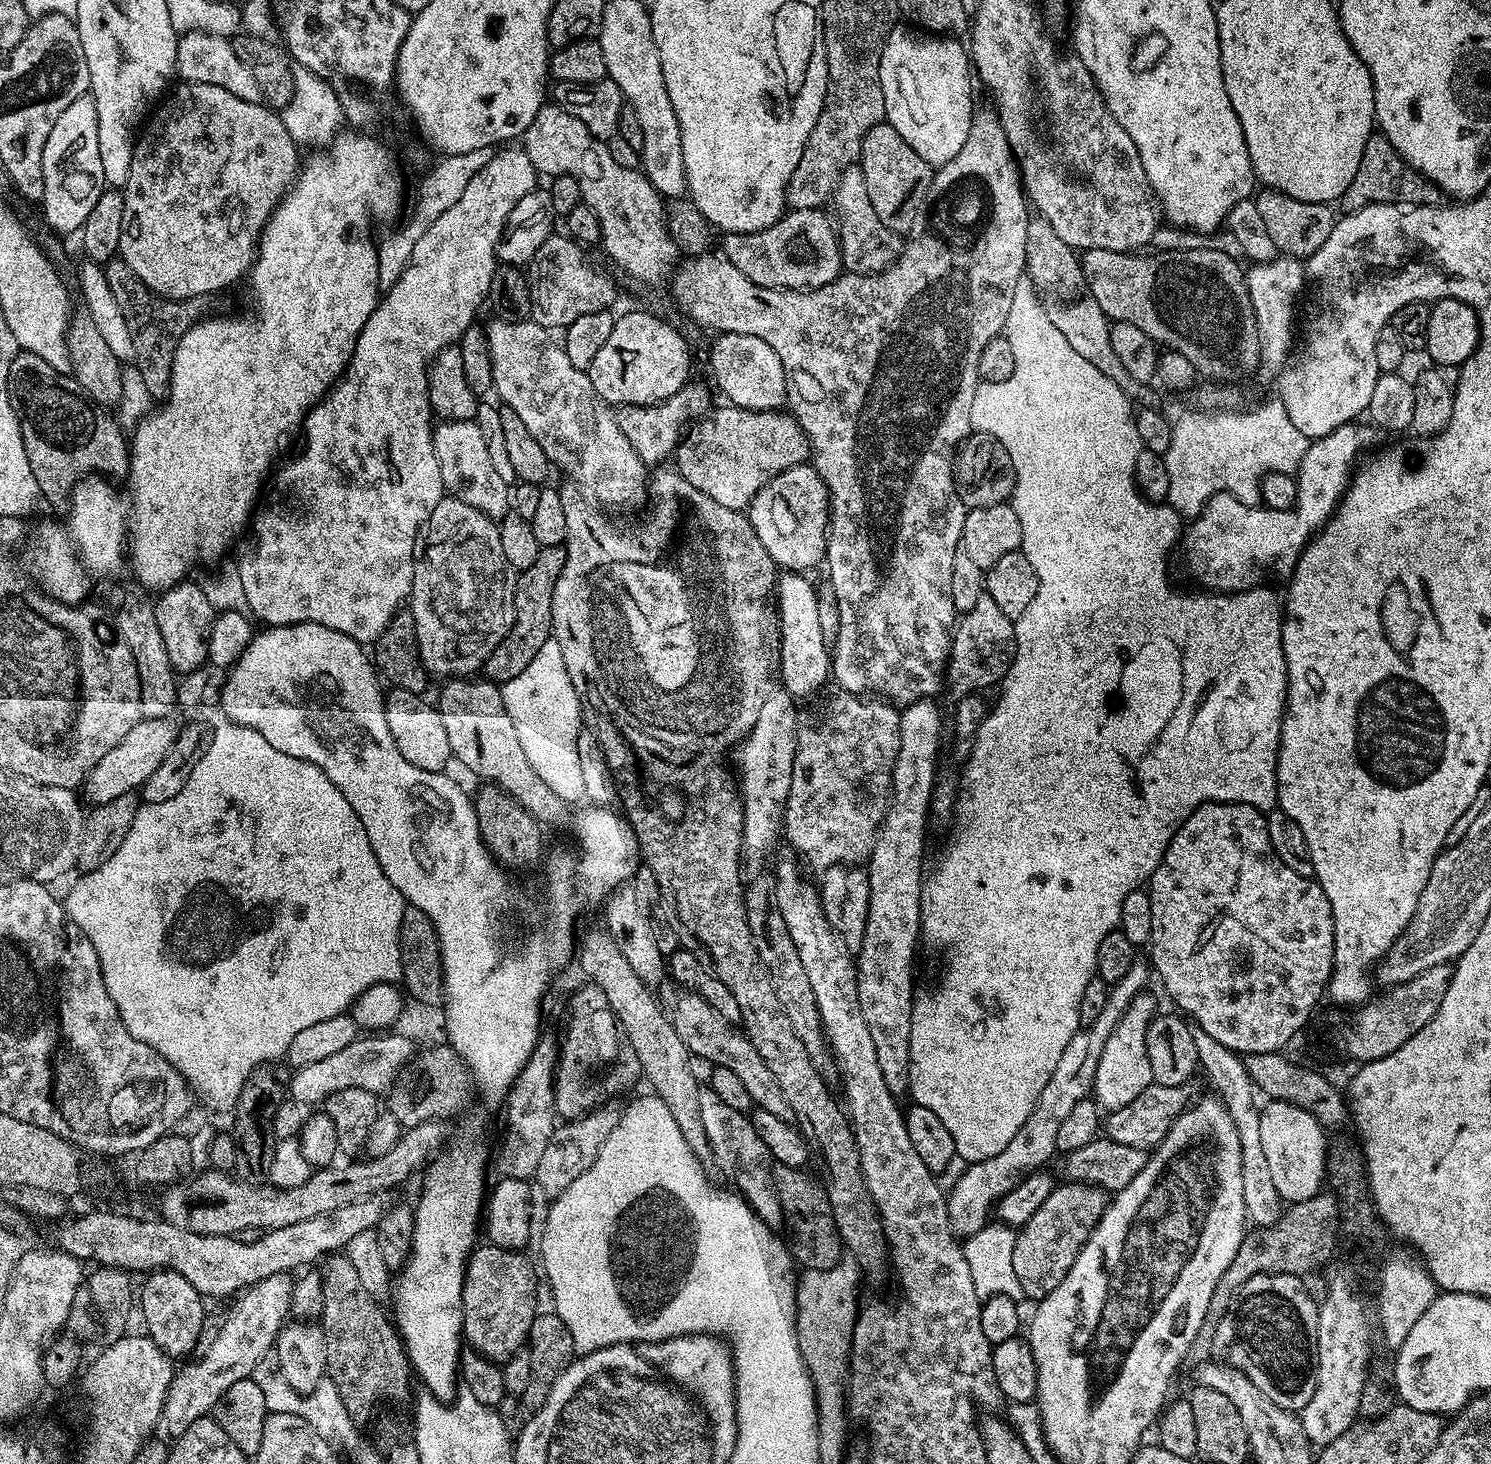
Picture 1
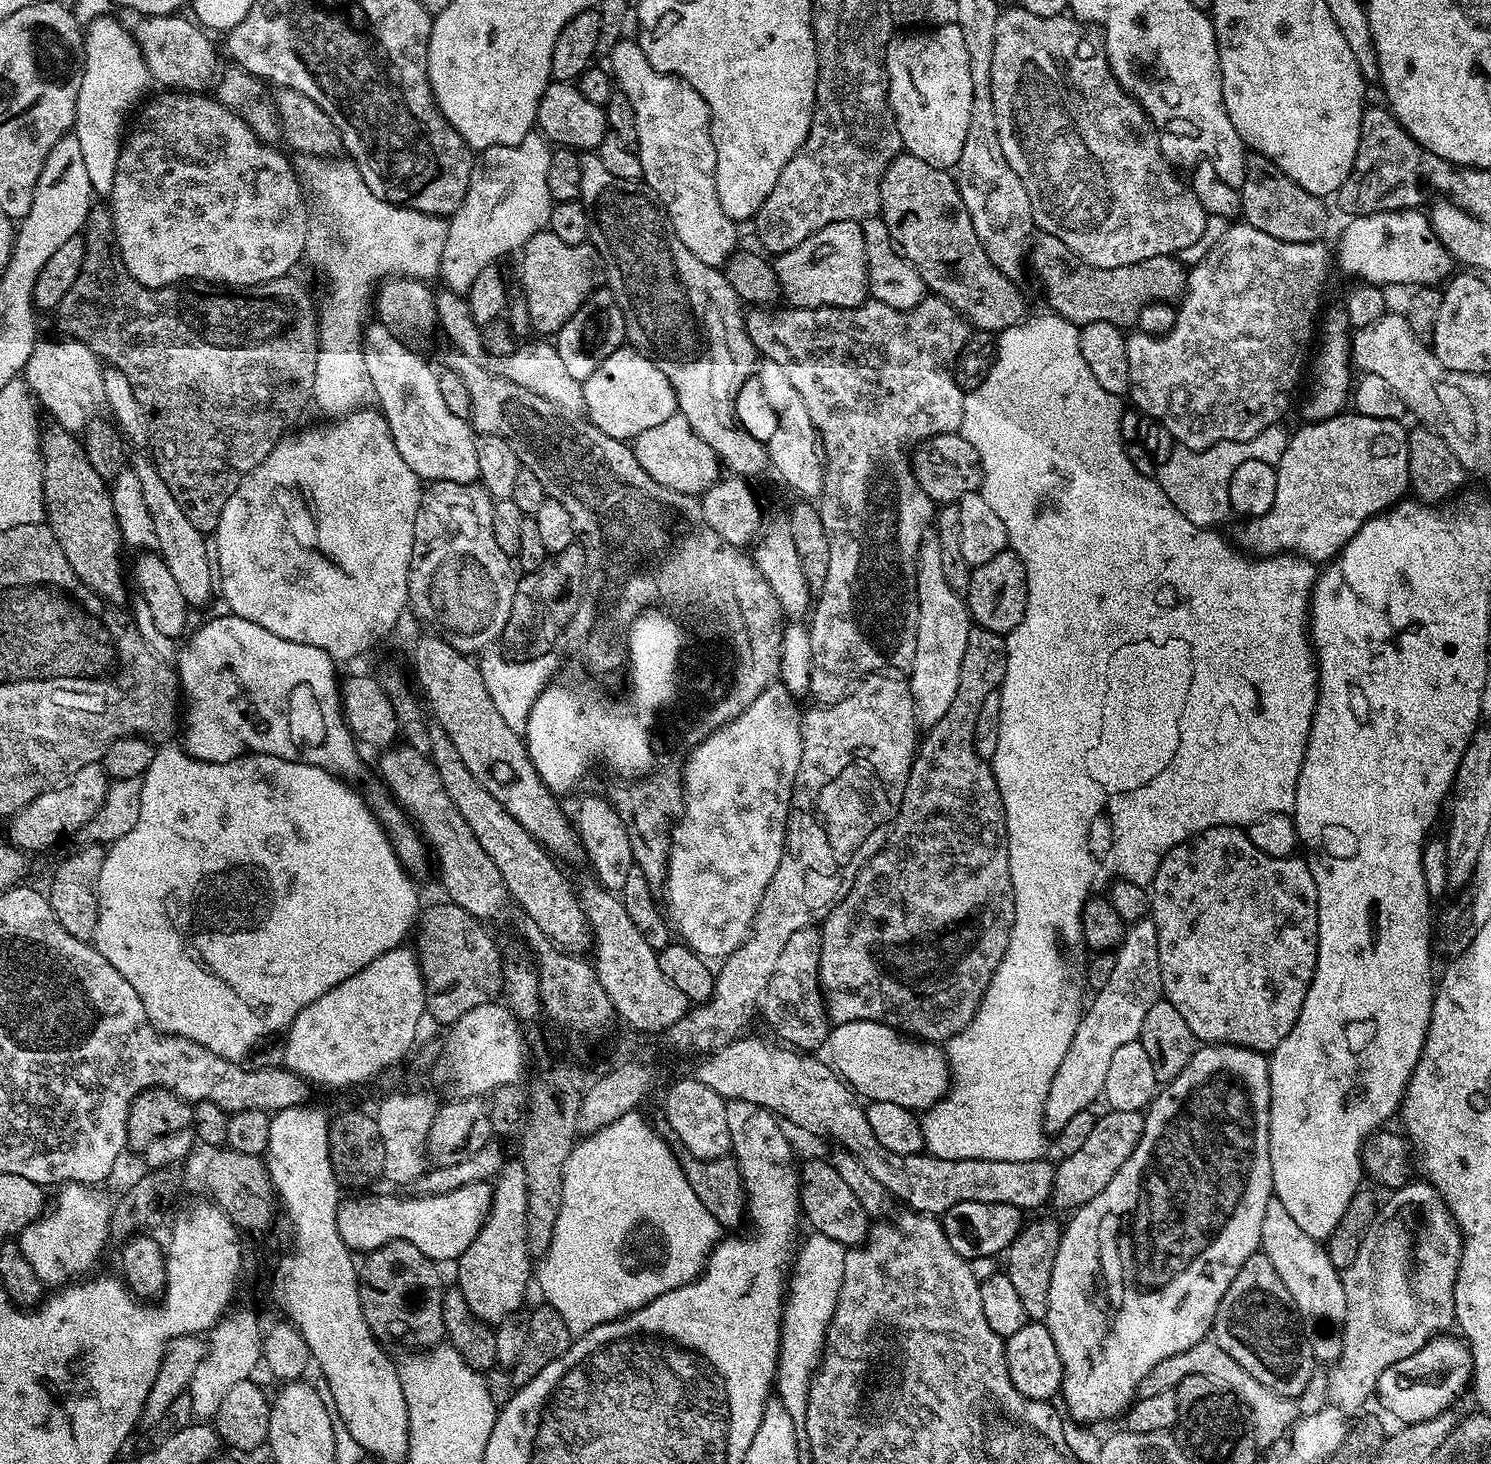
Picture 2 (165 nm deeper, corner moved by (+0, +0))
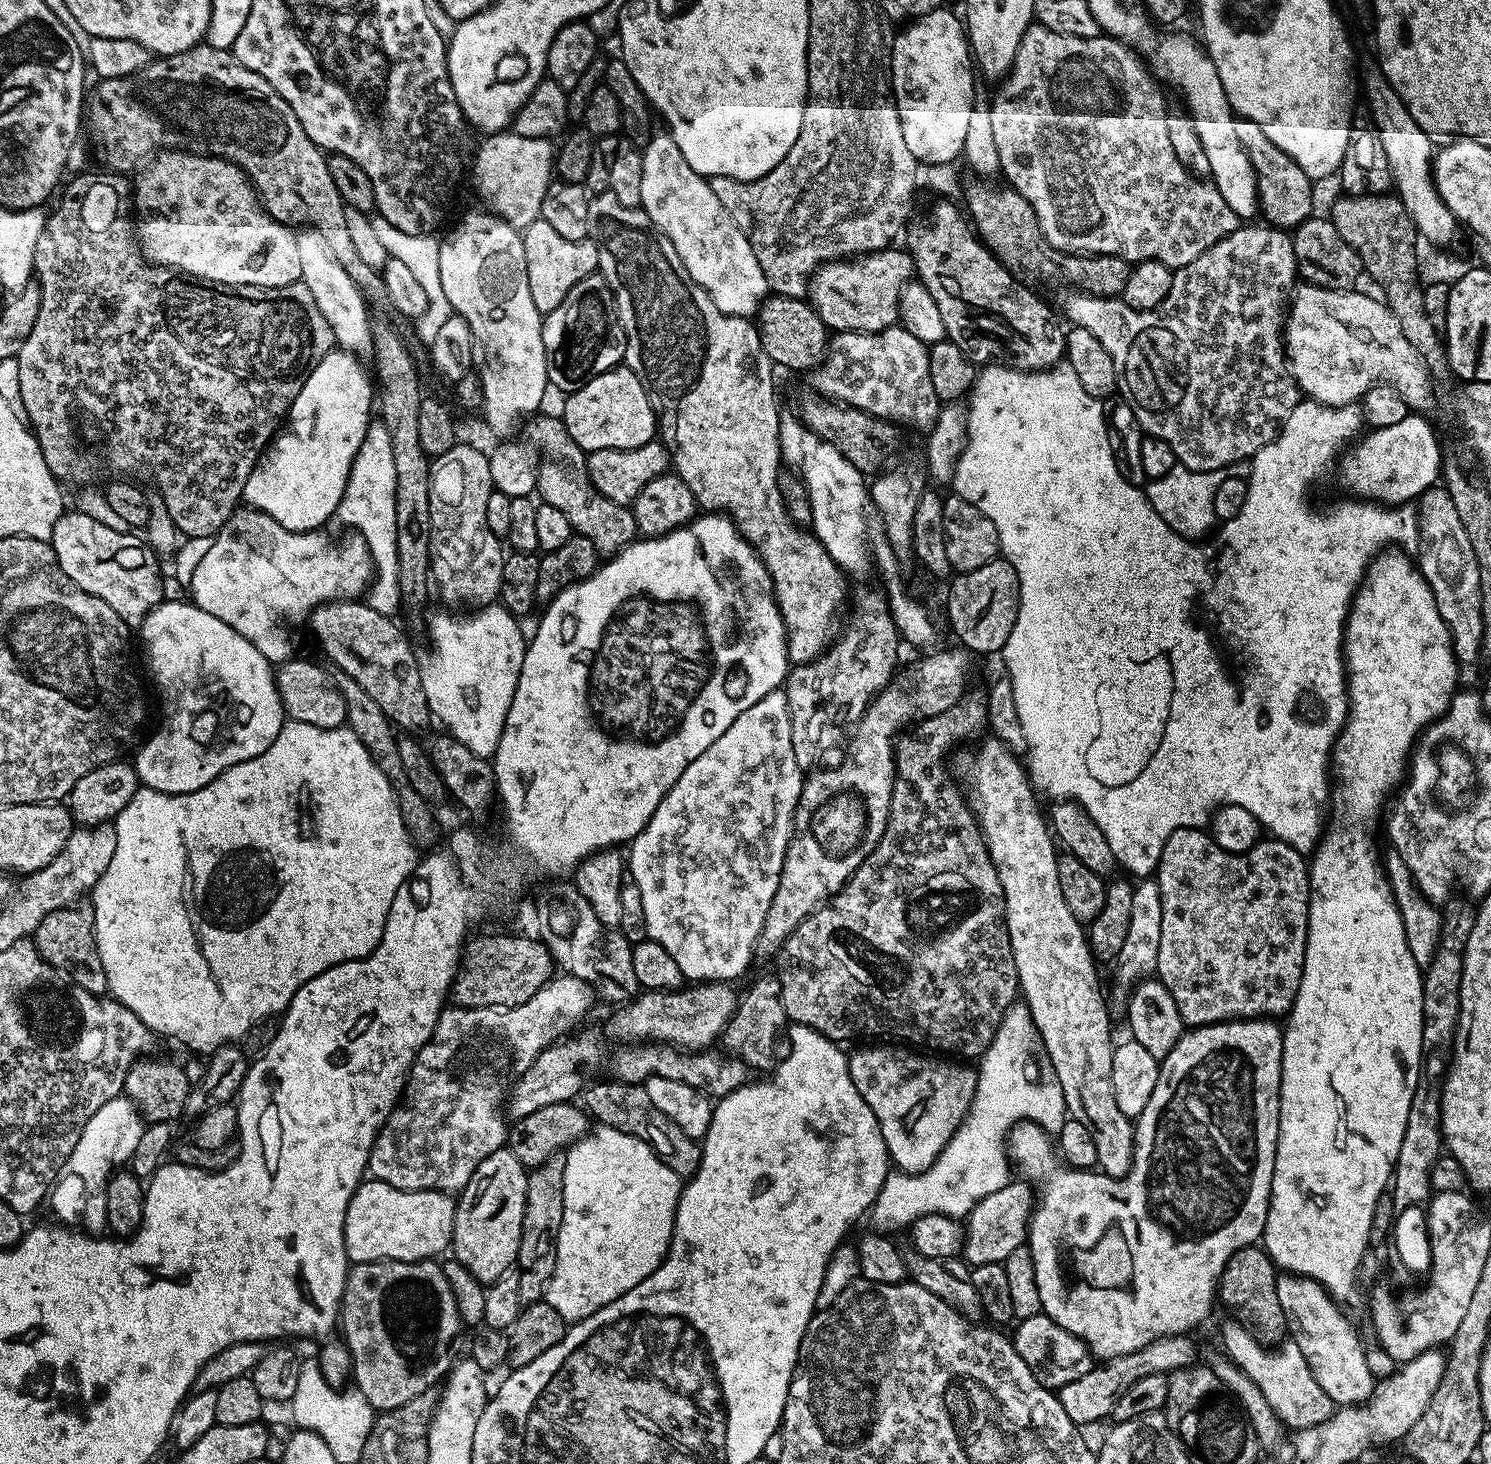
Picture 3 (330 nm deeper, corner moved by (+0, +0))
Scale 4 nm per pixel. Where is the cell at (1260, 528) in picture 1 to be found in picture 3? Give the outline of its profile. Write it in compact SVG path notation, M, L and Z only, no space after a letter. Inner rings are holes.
M1409 414L1394 426L1373 428L1361 435L1341 455L1339 471L1344 471L1345 493L1385 506L1404 506L1419 501L1427 488L1442 476L1440 444L1432 424L1420 414Z

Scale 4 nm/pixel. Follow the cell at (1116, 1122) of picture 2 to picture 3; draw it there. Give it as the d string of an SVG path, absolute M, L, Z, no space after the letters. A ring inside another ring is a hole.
M1010 1182L1002 1186L1002 1190L986 1194L982 1202L971 1205L964 1224L962 1249L963 1259L969 1265L1003 1264L1006 1258L1010 1258L1010 1254L1014 1254L1014 1250L1018 1250L1025 1243L1028 1222L1034 1211L1034 1196L1027 1183L1016 1183Z

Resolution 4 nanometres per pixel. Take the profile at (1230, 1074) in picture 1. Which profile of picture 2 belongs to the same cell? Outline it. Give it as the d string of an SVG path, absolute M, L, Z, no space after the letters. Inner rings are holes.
M1273 1198L1266 1202L1266 1214L1262 1217L1260 1248L1266 1258L1270 1258L1274 1270L1278 1270L1278 1278L1286 1282L1286 1290L1290 1290L1292 1301L1296 1303L1304 1334L1308 1337L1317 1361L1339 1361L1344 1345L1346 1290L1341 1269L1336 1268L1328 1257L1327 1247L1321 1241L1310 1238L1306 1230L1301 1230L1298 1222L1294 1222L1294 1218L1287 1212L1286 1206Z

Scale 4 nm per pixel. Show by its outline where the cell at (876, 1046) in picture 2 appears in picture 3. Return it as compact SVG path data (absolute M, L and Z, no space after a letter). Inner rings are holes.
M904 1046L880 1047L884 1048L860 1048L856 1053L848 1056L850 1078L854 1078L854 1086L858 1086L858 1094L862 1094L870 1110L874 1110L874 1118L878 1118L889 1161L901 1172L909 1174L924 1172L942 1155L946 1142L950 1142L950 1138L964 1120L964 1115L970 1110L970 1102L974 1098L976 1089L977 1069L967 1068L964 1065L967 1063L964 1062L933 1058L931 1055L921 1054Z

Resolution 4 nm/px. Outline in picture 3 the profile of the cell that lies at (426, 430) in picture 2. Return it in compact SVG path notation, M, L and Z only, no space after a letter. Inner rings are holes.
M305 227L296 232L296 241L298 242L298 258L302 258L303 279L308 282L312 282L315 276L321 276L324 279L324 284L311 285L310 296L315 308L322 310L322 318L330 322L330 330L334 330L336 344L343 351L353 352L361 358L367 357L367 352L369 355L373 351L372 320L370 315L368 316L369 305L354 282L354 278L350 278L350 274L342 270L342 266L334 258L330 245L326 243L326 238L321 232Z

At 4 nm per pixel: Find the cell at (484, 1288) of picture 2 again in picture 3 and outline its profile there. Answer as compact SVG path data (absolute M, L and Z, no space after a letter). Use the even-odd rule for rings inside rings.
M507 1146L502 1147L494 1154L490 1154L490 1158L486 1158L478 1166L478 1170L474 1170L470 1182L459 1193L456 1200L451 1255L458 1262L462 1262L462 1266L466 1266L466 1270L470 1270L470 1274L474 1274L474 1278L478 1278L485 1286L502 1278L502 1274L506 1274L506 1270L517 1263L524 1229L522 1218L528 1197L528 1174L529 1169L525 1168L522 1162L518 1162L518 1158L512 1151Z

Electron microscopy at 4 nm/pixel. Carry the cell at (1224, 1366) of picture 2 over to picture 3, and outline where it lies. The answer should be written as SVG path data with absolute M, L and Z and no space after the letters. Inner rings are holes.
M1187 1335L1158 1338L1150 1342L1150 1346L1142 1346L1142 1350L1134 1350L1134 1354L1122 1354L1113 1360L1097 1363L1089 1372L1082 1374L1082 1378L1074 1378L1074 1382L1058 1390L1062 1410L1066 1410L1068 1417L1077 1426L1092 1424L1103 1416L1111 1417L1114 1402L1118 1402L1118 1398L1122 1398L1122 1394L1126 1394L1134 1382L1147 1378L1149 1374L1168 1376L1197 1363L1196 1348L1188 1339Z

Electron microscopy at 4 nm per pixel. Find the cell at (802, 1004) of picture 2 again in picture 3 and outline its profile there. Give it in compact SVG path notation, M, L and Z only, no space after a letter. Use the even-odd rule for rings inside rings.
M768 974L761 980L756 980L748 988L748 993L739 997L736 1013L724 1027L722 1037L723 1047L729 1057L741 1060L749 1069L771 1069L777 1063L776 1043L782 1040L782 1033L789 1023L788 1015L784 1012L780 997L780 984L775 975Z

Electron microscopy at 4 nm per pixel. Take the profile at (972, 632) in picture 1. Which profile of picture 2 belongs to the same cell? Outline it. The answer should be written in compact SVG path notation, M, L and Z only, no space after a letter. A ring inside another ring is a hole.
M974 626L970 630L970 638L966 638L966 655L962 658L962 671L958 673L958 694L954 694L954 702L950 705L950 710L946 710L946 714L942 714L942 719L932 728L927 729L919 741L916 756L910 766L910 774L906 778L896 821L888 832L888 840L868 859L866 866L856 876L854 886L846 894L846 898L842 898L842 902L837 904L819 925L818 987L824 997L824 1007L829 1021L833 1025L855 1020L873 1020L917 1040L951 1041L952 1036L961 1032L974 1018L984 997L986 986L1006 954L1010 942L1010 930L1014 926L1014 886L1010 882L1006 814L1002 794L998 790L998 782L992 773L992 765L989 761L978 758L974 750L974 725L978 723L978 713L982 711L982 702L986 702L986 697L999 689L1006 674L1004 641L1005 637L998 632L991 632L979 626Z

